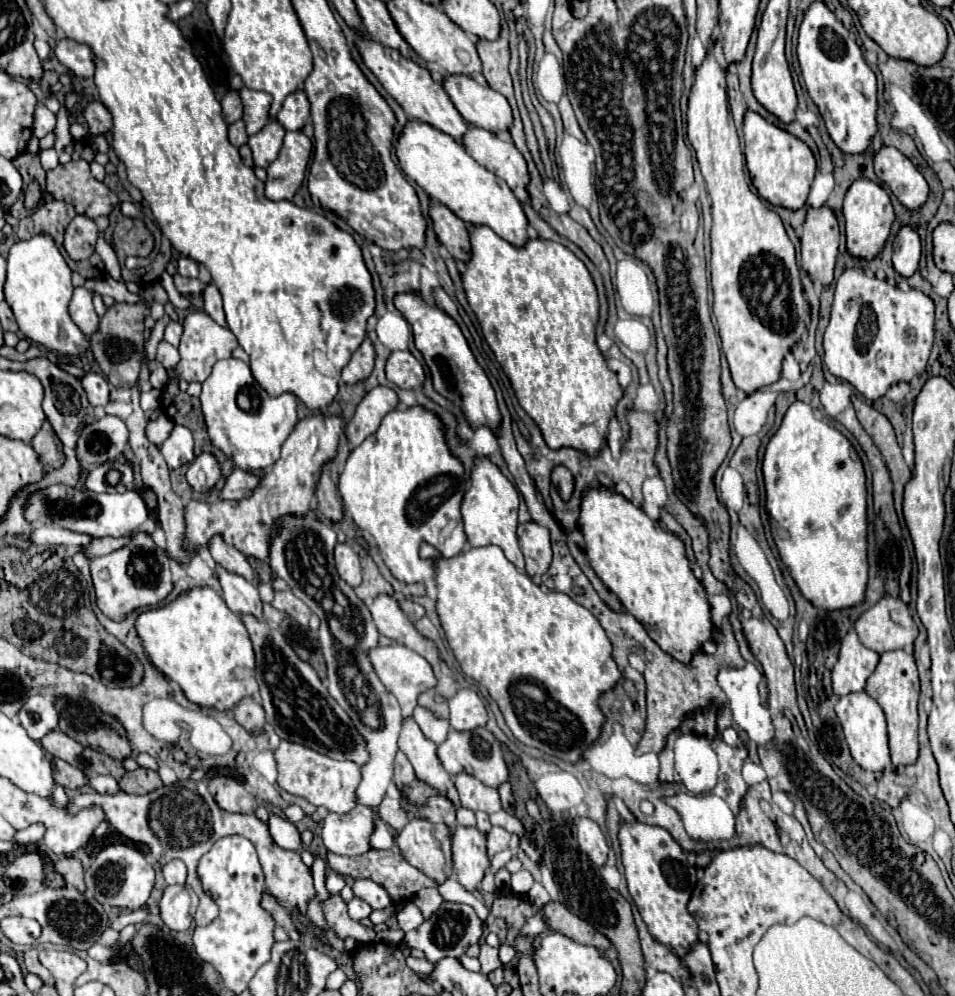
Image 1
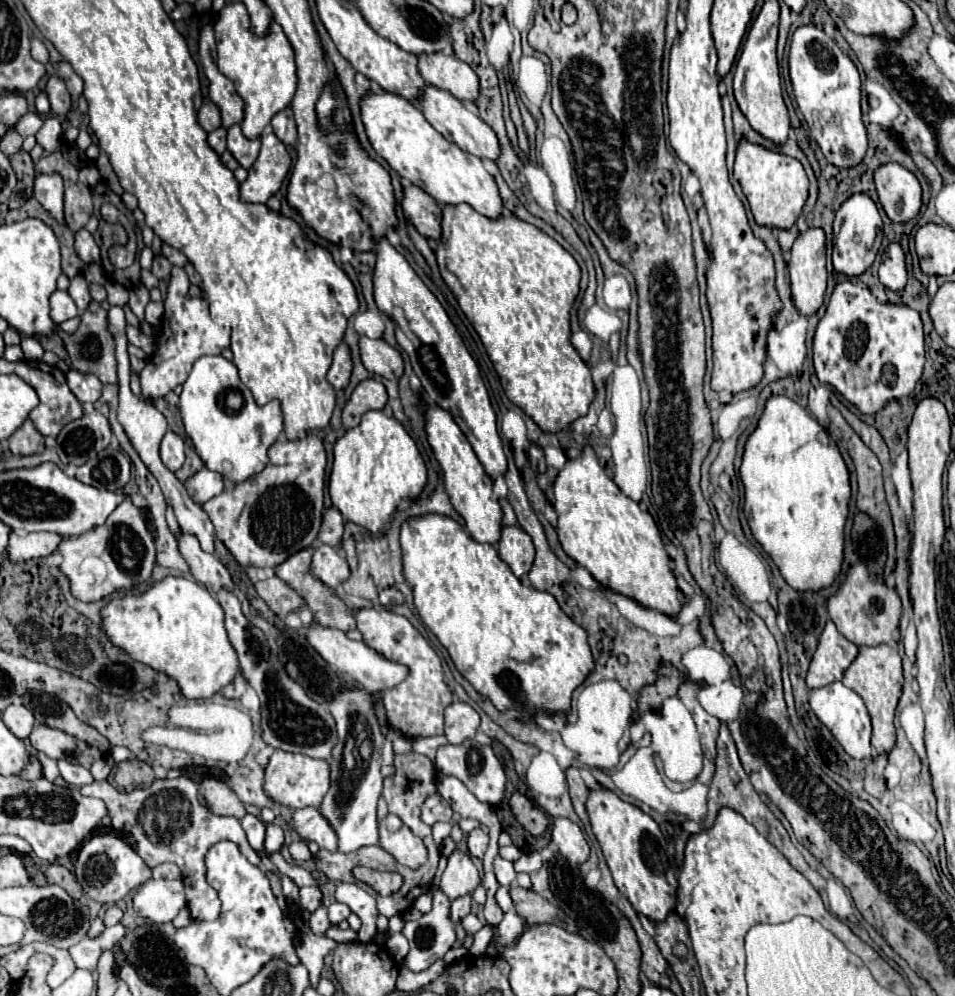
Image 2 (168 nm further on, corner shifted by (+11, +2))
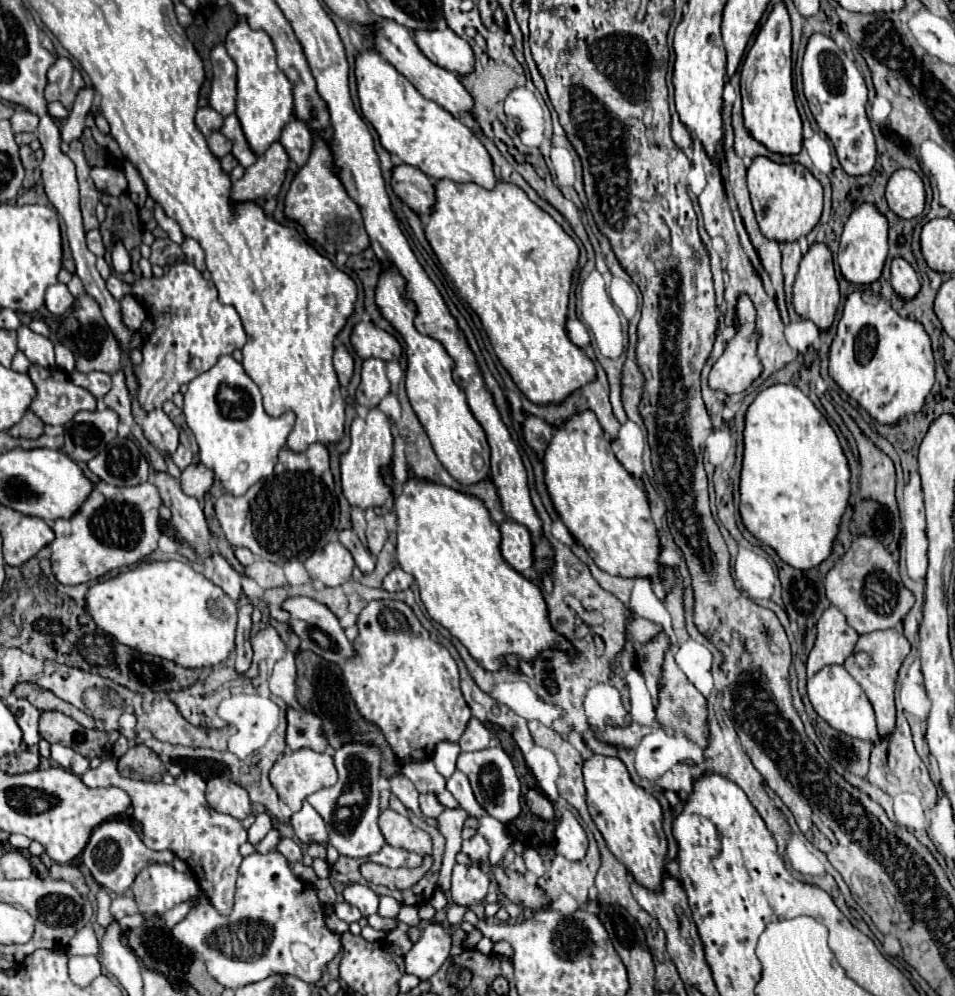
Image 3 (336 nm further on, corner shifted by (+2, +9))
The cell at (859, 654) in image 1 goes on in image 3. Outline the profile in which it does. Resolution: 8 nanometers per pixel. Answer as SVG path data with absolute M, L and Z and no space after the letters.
M830 606L818 620L818 638L808 656L808 678L832 664L844 664L858 642L858 632L846 622L844 614Z

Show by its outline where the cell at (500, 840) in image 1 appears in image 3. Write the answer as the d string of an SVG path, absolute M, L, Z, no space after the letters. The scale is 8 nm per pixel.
M474 834L470 840L462 842L462 852L474 862L486 862L490 846L488 846L486 838L482 838L482 834Z

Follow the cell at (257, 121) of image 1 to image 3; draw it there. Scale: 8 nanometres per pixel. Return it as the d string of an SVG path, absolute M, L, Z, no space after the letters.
M218 44L210 52L214 80L210 92L210 106L220 112L222 116L234 114L236 106L236 64L228 56L224 44Z

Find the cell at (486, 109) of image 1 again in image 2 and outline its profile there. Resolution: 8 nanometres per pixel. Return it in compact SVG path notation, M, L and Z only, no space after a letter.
M449 53L417 55L417 69L425 83L453 93L461 101L475 101L479 95L479 79L475 71L461 59Z

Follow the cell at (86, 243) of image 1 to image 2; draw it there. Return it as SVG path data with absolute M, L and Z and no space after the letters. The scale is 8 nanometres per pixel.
M81 229L75 233L75 251L85 263L101 263L99 247L95 245L95 239L87 229Z

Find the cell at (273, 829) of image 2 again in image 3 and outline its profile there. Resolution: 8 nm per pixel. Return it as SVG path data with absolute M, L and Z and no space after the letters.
M272 828L268 834L266 834L266 838L256 846L256 852L260 852L260 854L266 854L266 852L270 852L270 850L274 850L276 846L278 846L278 842L280 842L280 838L282 838L282 834L276 830L276 828Z

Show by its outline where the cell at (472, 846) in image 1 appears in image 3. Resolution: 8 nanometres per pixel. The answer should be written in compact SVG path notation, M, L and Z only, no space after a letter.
M456 864L452 872L452 902L474 906L484 900L488 892L488 876L478 864Z

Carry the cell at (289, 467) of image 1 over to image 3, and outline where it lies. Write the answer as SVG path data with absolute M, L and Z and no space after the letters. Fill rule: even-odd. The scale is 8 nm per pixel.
M310 444L304 452L282 448L274 474L256 482L246 494L222 494L216 500L216 518L232 546L248 548L252 554L284 564L294 558L308 558L316 550L336 540L340 508L334 496L330 456L324 444ZM260 536L260 542L258 542ZM282 542L282 546L280 546ZM282 548L282 550L280 550Z

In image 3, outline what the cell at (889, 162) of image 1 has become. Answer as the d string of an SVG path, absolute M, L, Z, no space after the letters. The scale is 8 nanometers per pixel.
M898 168L886 186L886 200L900 218L916 218L926 204L926 190L922 178L908 168Z

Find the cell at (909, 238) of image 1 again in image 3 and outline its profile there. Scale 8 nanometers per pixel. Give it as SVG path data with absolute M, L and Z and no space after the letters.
M894 258L892 266L890 266L890 284L894 288L894 292L902 298L914 298L920 290L920 282L918 276L914 272L914 268L904 260L904 258Z

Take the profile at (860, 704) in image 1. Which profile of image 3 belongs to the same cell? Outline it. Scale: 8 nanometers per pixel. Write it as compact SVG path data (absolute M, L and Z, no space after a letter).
M826 666L822 668L814 678L808 680L808 698L818 712L832 728L866 742L878 742L880 736L876 732L876 720L874 710L870 706L870 700L866 698L860 684L846 672L844 666Z

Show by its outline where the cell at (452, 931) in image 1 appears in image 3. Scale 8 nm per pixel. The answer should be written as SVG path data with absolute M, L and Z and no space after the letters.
M438 920L428 922L422 932L422 938L404 956L406 972L418 976L420 980L428 980L440 970L440 966L450 956L450 946L452 934L448 932L448 928Z

